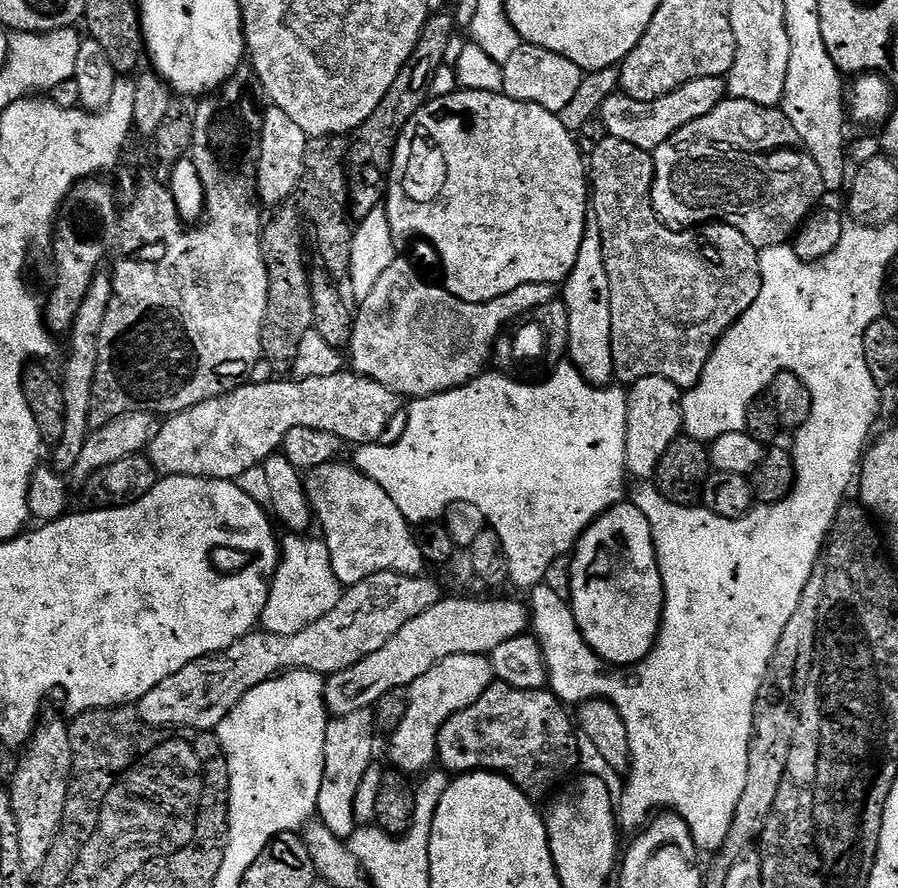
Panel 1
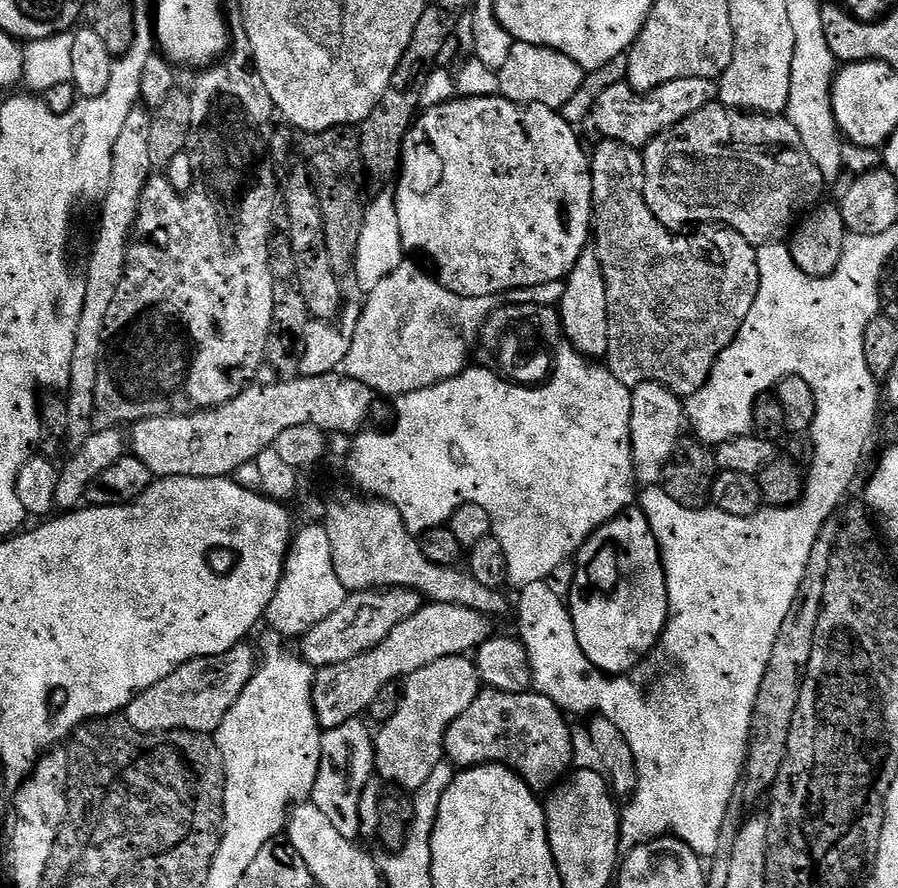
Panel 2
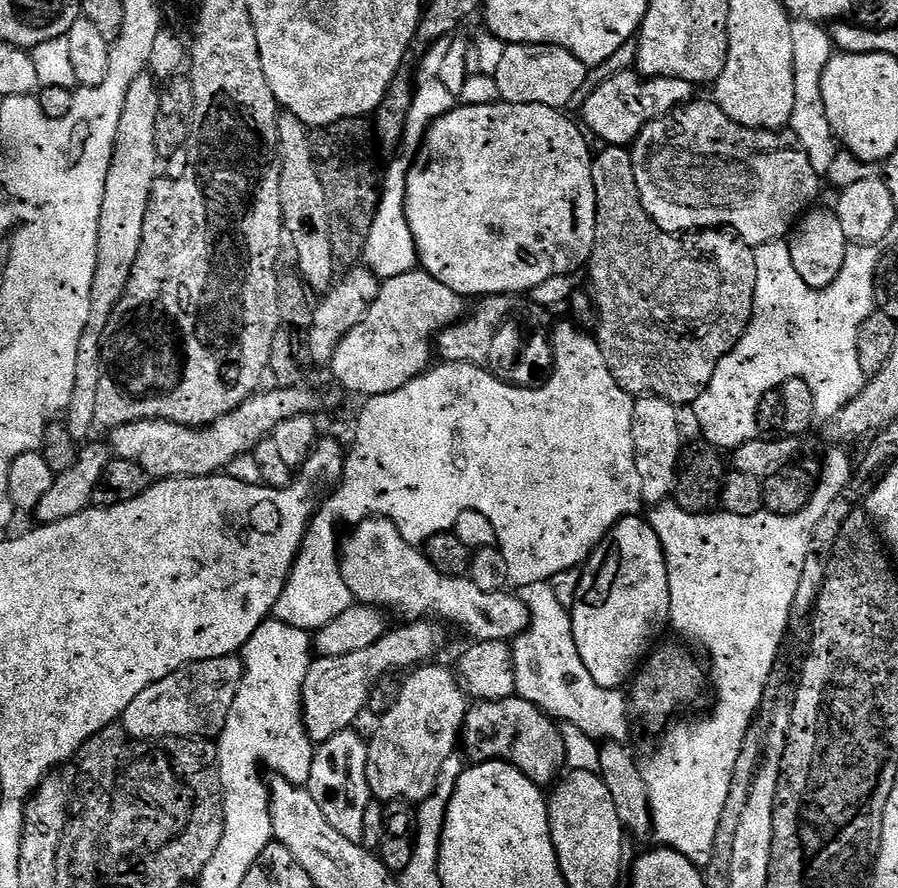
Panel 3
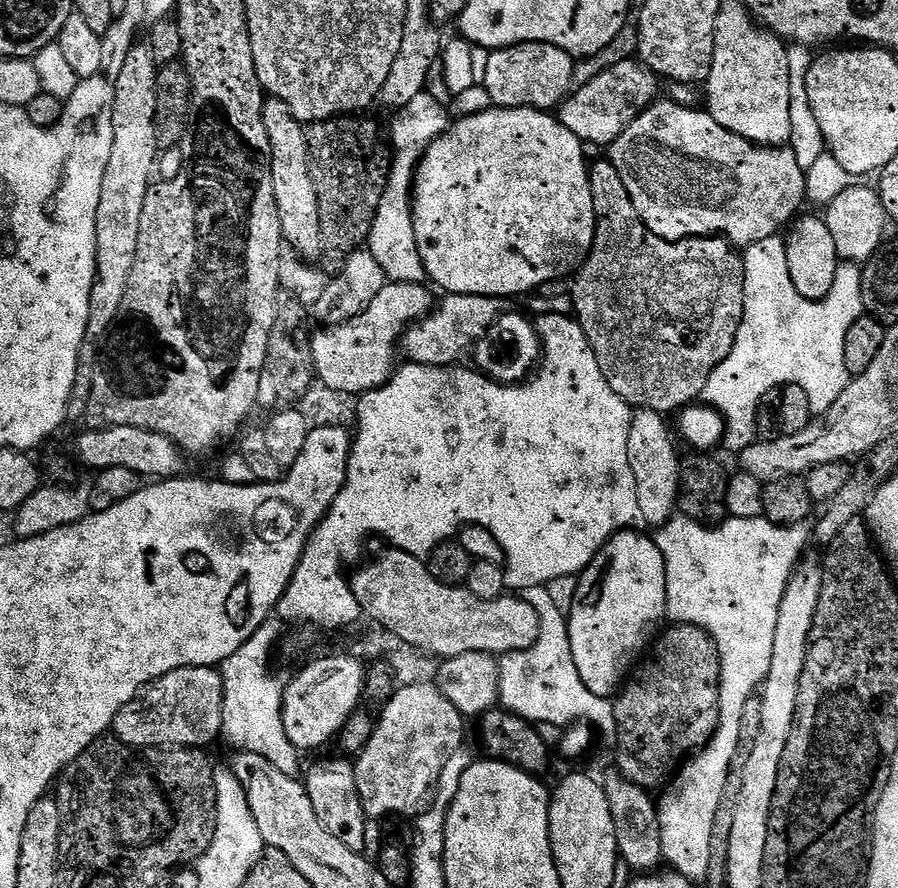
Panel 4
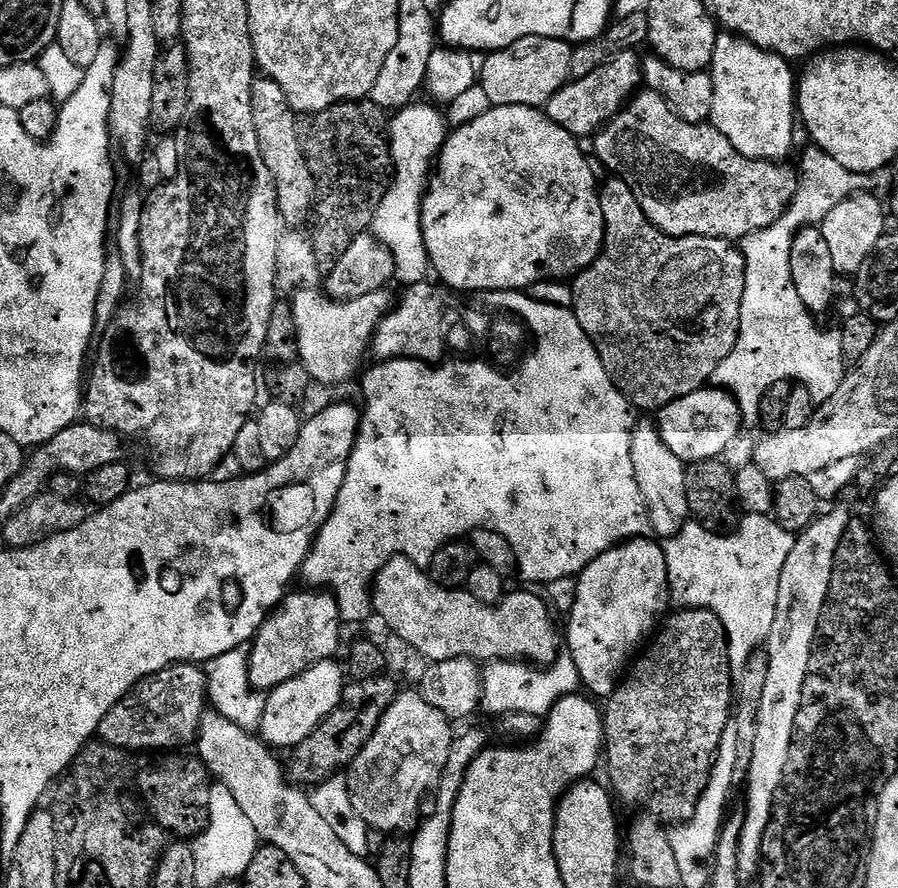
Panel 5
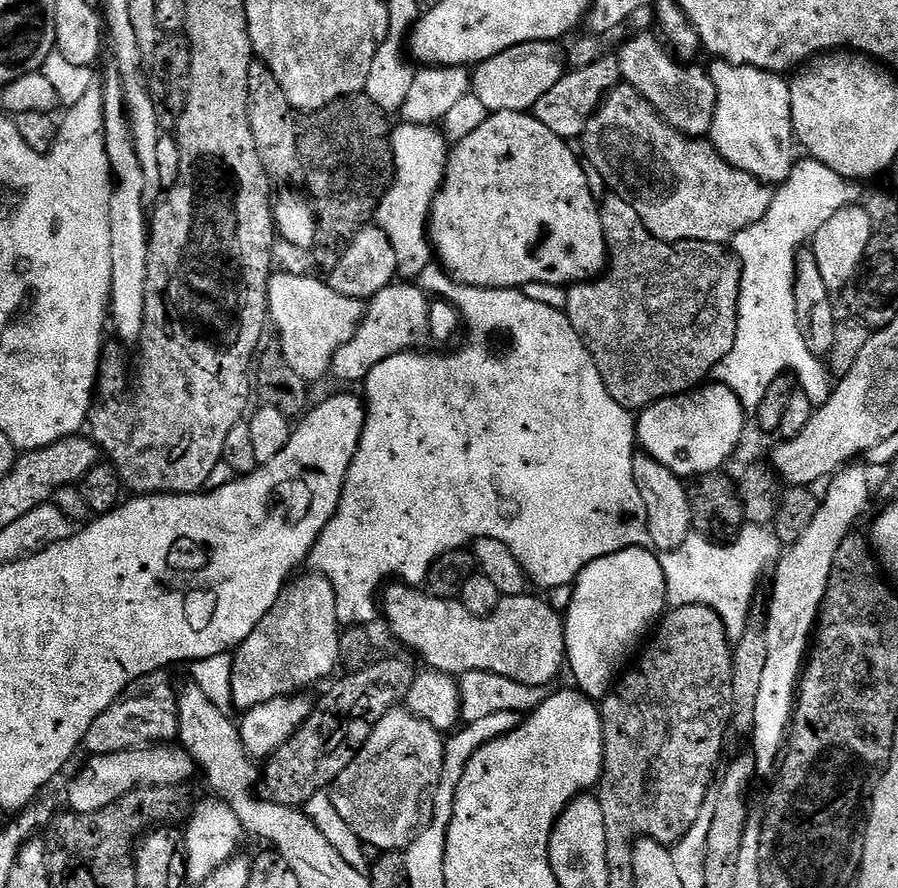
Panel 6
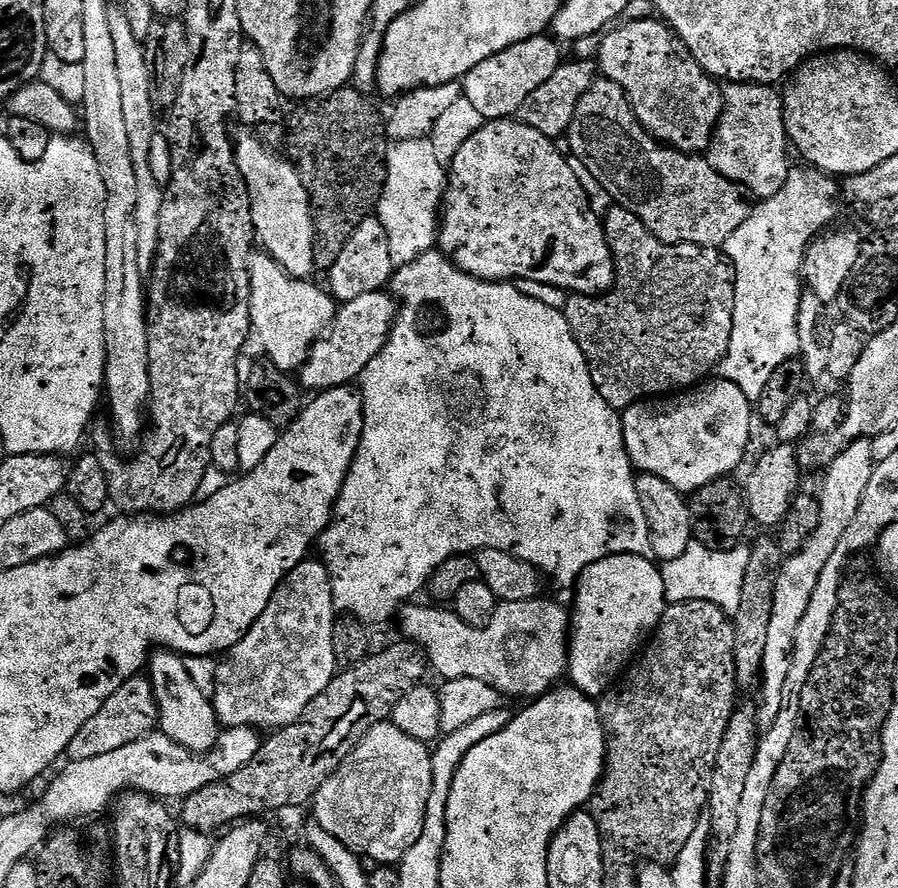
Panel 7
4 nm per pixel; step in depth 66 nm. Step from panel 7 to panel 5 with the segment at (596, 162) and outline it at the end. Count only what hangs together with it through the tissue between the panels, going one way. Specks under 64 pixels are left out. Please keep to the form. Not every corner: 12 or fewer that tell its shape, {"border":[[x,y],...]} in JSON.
{"border":[[641,91],[601,166],[673,238],[778,222],[795,167],[738,154]]}

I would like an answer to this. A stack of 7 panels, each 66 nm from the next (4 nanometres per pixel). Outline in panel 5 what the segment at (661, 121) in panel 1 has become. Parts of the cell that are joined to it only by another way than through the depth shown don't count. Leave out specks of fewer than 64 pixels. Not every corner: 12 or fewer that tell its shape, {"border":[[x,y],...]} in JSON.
{"border":[[620,53],[569,79],[546,105],[574,137],[595,137],[637,95],[642,60]]}

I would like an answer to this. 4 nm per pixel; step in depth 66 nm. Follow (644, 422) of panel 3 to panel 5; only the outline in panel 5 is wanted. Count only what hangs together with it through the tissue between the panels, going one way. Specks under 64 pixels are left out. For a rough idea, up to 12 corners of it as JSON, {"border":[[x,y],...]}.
{"border":[[632,429],[632,461],[651,535],[690,520],[686,466],[659,431]]}

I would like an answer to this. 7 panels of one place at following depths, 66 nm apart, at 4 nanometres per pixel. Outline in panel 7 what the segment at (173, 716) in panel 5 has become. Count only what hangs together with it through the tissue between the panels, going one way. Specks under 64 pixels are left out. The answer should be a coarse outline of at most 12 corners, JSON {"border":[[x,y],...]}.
{"border":[[141,674],[74,734],[69,761],[111,754],[157,731],[160,706]]}

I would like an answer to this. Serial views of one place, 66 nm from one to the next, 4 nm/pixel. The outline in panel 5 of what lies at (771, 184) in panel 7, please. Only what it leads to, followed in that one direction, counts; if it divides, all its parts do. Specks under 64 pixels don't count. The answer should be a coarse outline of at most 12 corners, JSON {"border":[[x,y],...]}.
{"border":[[716,37],[710,123],[738,154],[784,162],[793,65]]}

